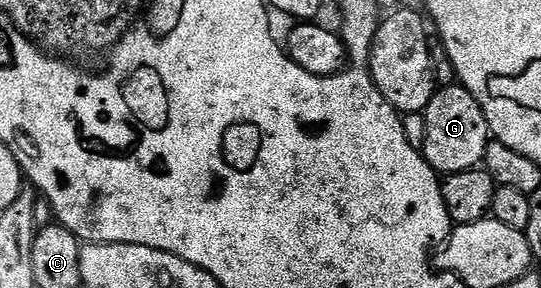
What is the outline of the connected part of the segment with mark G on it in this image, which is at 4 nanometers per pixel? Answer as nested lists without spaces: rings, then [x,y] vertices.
[[[439,86],[424,112],[426,136],[421,152],[426,156],[428,165],[443,176],[481,168],[488,145],[492,142],[484,109],[480,109],[476,97],[472,97],[472,93],[466,87],[453,86]]]

